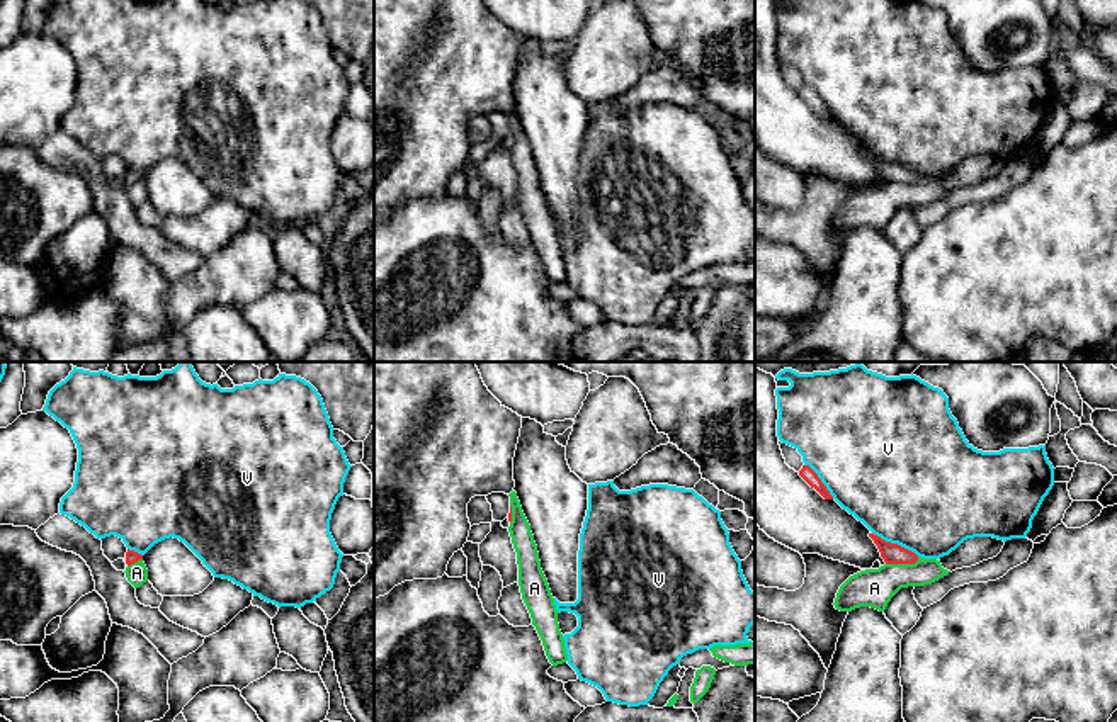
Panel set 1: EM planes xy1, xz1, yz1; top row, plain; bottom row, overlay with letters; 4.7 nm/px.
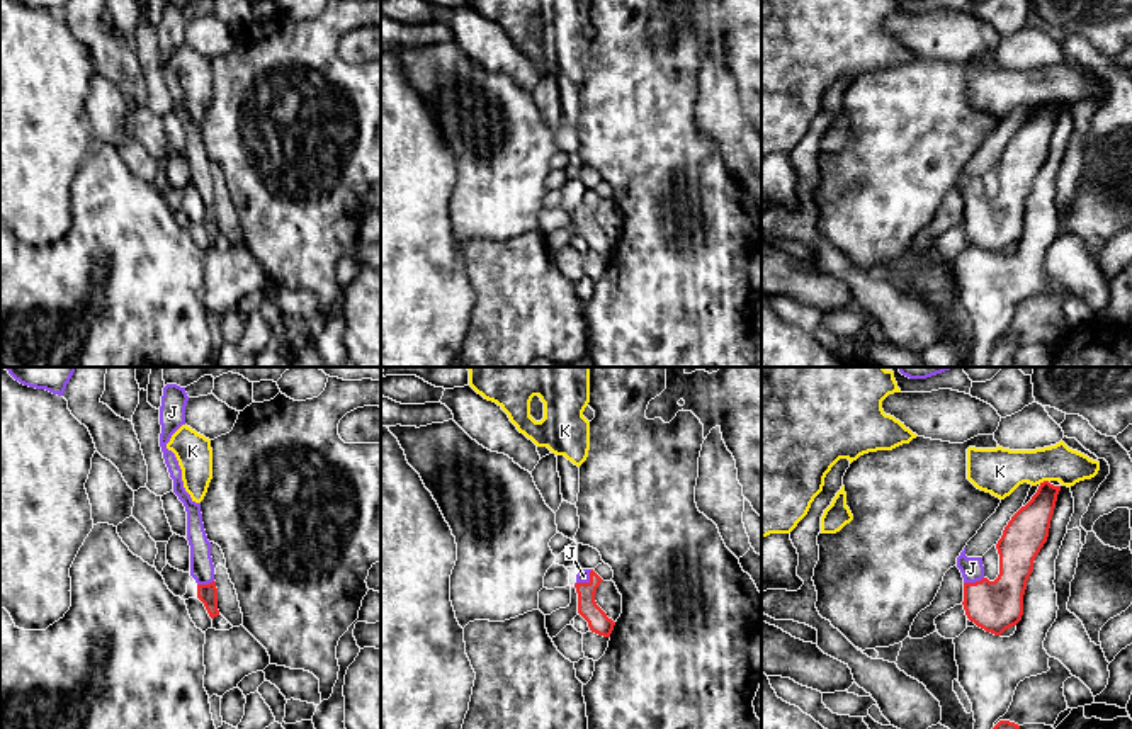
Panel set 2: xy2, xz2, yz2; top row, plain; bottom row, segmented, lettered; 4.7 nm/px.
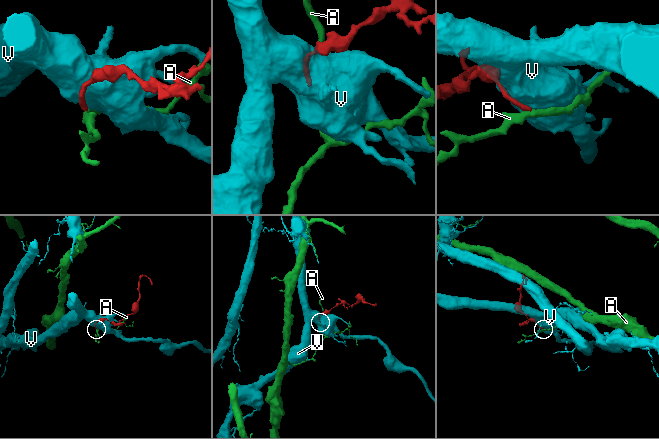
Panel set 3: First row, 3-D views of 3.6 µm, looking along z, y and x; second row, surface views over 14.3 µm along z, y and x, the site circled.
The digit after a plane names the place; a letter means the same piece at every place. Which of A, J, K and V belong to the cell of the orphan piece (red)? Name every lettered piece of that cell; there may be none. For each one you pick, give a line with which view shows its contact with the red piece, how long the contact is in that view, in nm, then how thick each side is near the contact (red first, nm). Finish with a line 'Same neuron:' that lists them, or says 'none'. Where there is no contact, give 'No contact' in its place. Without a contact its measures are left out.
J: Touches red in xz2. Shared border 120 nm. Thickness 100 nm (red) against 60 nm
Same neuron: J

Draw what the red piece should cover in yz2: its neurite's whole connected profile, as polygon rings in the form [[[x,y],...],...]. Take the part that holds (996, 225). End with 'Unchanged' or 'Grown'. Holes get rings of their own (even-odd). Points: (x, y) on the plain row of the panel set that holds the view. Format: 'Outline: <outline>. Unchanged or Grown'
Outline: [[[1040,102],[1032,119],[1011,136],[996,163],[999,194],[994,201],[984,195],[982,177],[967,177],[965,167],[957,177],[965,235],[986,251],[1001,255],[1022,240],[1027,201],[1047,161],[1059,110],[1061,105]]]. Grown

